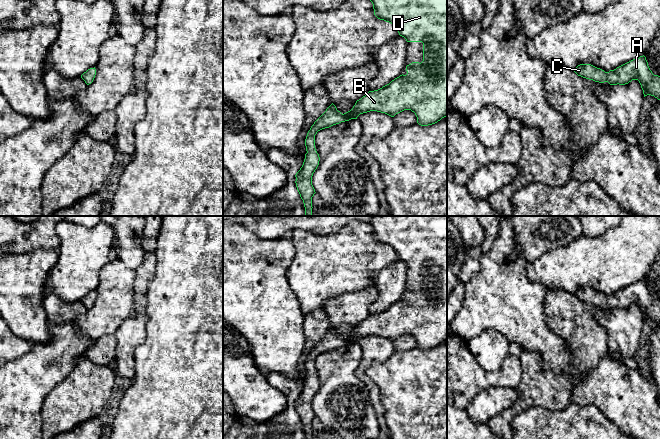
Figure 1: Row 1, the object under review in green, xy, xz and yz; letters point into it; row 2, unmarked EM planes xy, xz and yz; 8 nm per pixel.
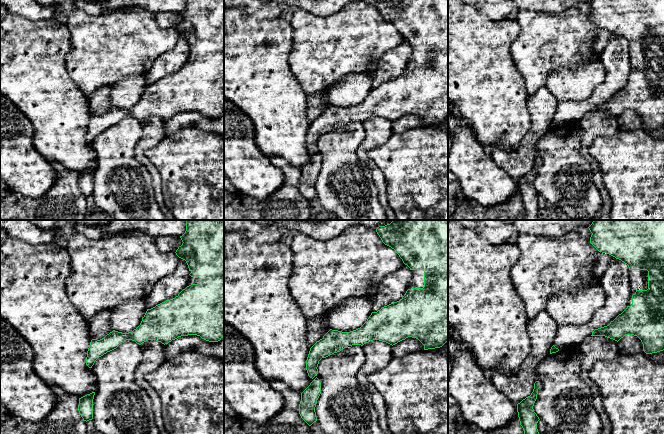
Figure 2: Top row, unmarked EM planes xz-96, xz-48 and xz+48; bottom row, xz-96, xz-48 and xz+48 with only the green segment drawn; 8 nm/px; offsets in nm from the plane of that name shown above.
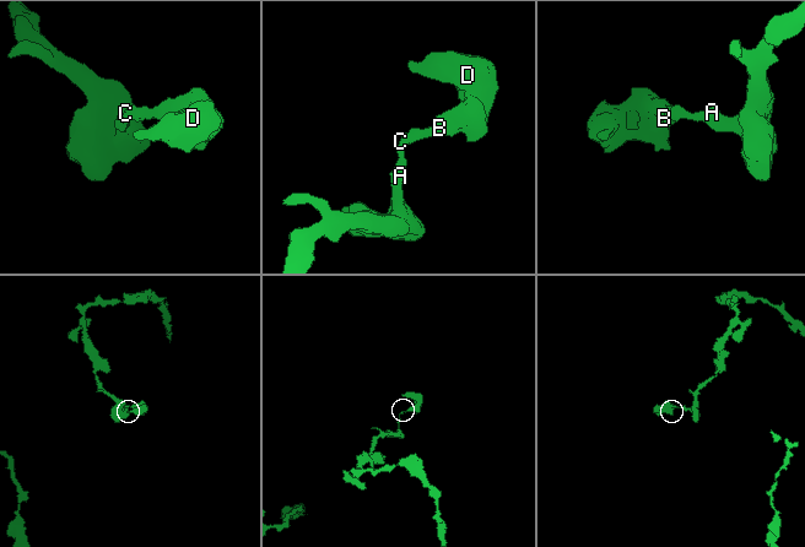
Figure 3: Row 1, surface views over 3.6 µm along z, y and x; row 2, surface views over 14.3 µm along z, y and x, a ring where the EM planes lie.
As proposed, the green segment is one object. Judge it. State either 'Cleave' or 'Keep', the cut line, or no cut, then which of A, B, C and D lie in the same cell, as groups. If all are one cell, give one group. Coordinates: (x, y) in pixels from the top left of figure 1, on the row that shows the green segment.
Keep. No split. Groups: A B C D

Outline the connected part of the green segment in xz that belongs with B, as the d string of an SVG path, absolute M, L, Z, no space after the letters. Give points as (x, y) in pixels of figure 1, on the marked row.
M447 0L370 1L373 4L374 15L380 20L391 23L407 42L423 43L423 61L421 63L412 62L406 66L406 75L400 75L378 90L369 91L356 101L350 111L342 114L332 103L314 122L305 139L307 153L303 165L295 175L296 187L305 207L305 216L312 216L312 197L316 193L312 185L312 176L320 161L315 148L315 135L318 131L341 122L357 119L360 114L370 111L394 117L404 110L411 110L421 126L435 124L447 116Z

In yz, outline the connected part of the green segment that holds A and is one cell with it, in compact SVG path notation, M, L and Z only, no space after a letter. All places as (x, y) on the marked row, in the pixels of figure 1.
M644 55L609 72L591 64L580 64L573 71L583 78L599 83L608 82L610 85L625 85L632 80L638 80L644 97L651 95L660 100L660 76L652 73Z

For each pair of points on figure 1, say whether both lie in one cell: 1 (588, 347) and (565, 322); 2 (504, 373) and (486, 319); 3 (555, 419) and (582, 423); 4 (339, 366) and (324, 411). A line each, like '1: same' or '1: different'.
1: same
2: different
3: same
4: same

